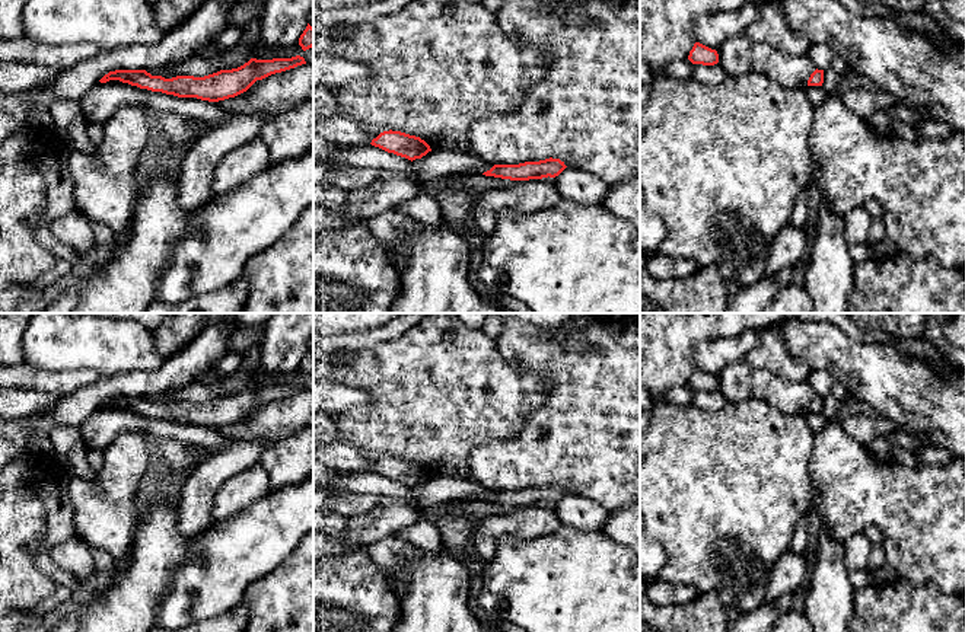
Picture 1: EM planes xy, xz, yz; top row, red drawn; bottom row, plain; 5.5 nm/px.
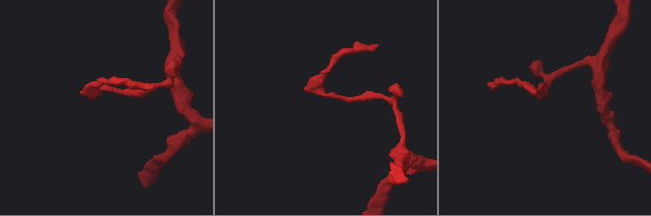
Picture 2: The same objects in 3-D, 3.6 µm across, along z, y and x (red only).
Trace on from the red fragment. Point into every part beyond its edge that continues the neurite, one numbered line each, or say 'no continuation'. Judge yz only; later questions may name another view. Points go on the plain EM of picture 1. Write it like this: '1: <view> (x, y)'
no continuation

